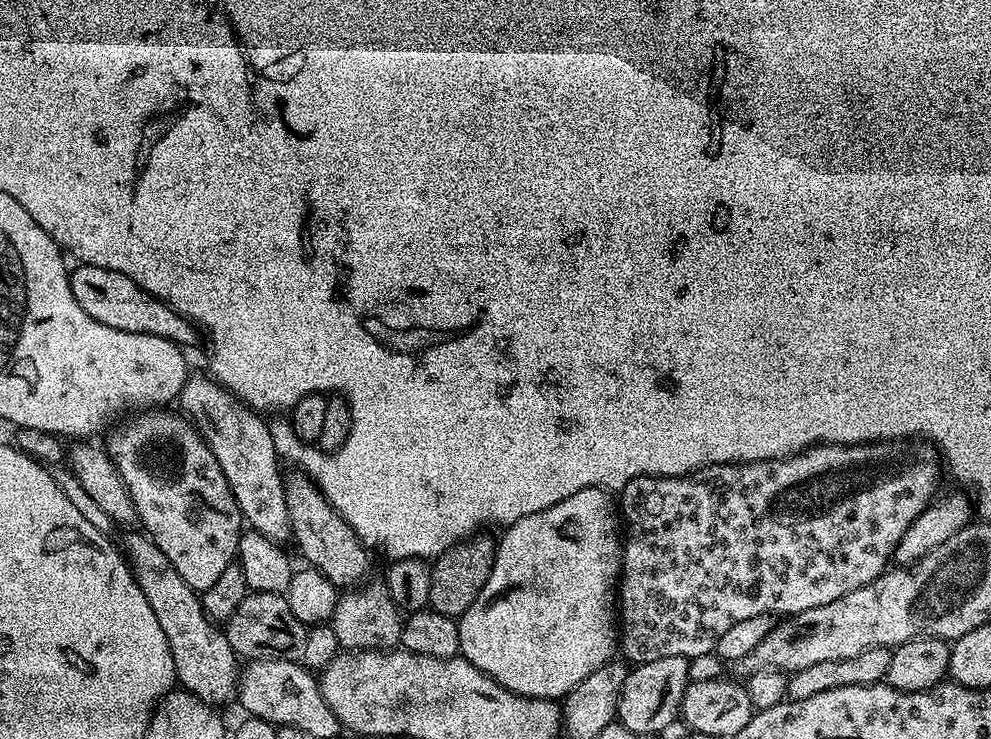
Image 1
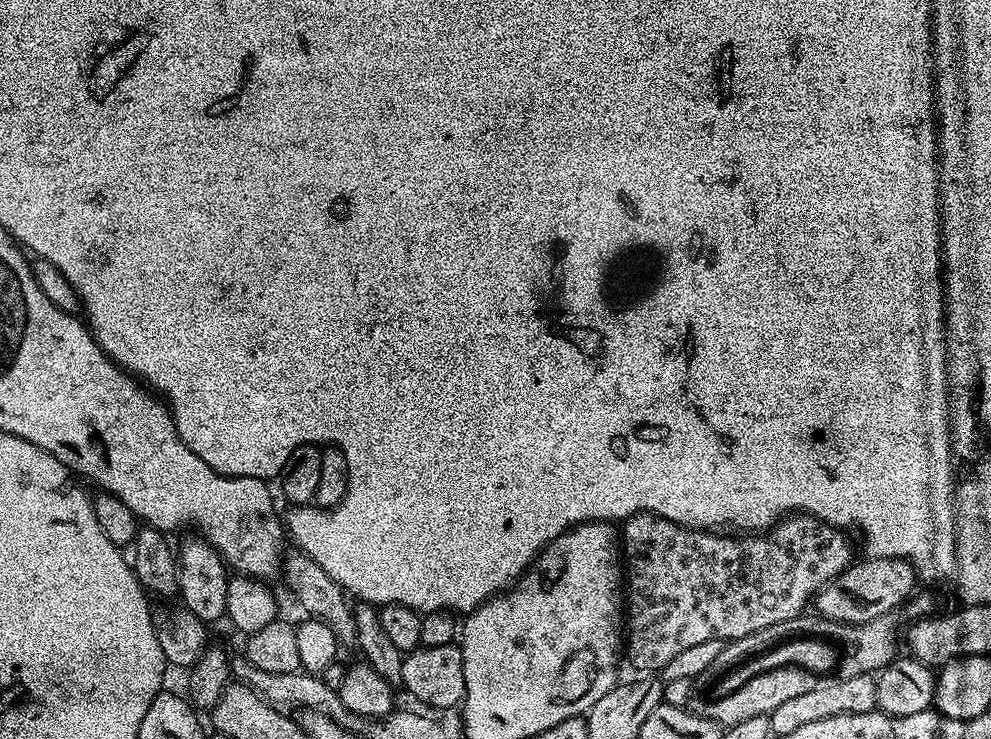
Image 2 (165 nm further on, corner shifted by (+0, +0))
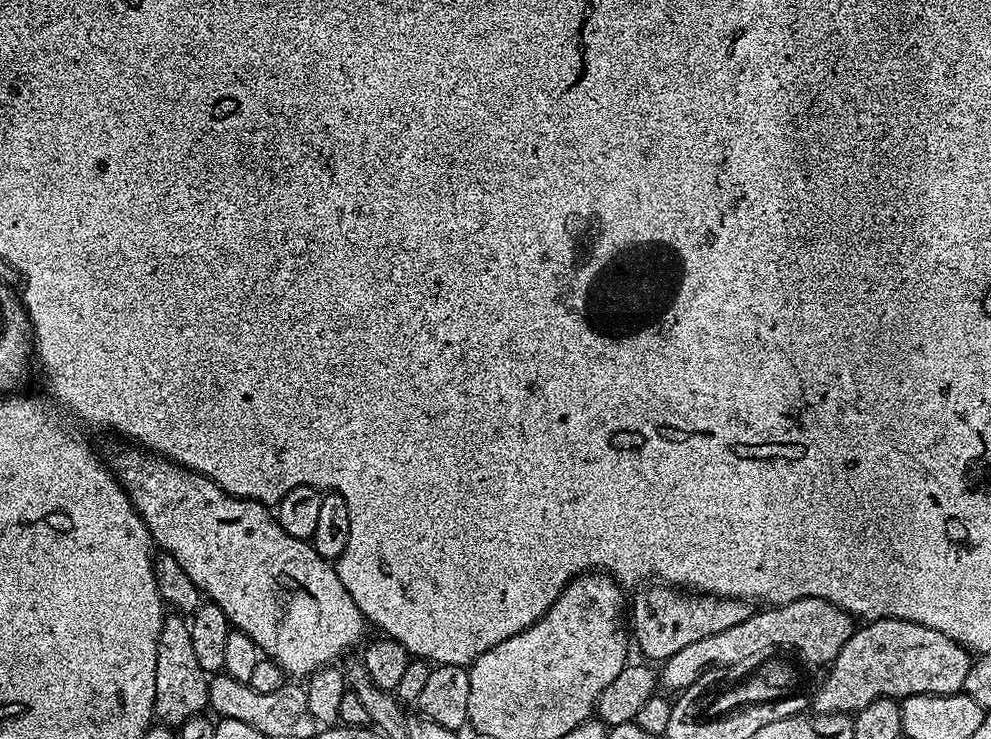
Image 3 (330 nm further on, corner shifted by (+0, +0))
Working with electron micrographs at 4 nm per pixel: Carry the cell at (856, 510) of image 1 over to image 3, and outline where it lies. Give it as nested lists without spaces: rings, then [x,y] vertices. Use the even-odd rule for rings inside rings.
[[[644,586],[637,592],[640,593],[630,600],[630,636],[635,647],[636,644],[640,647],[644,655],[641,657],[648,662],[666,661],[693,642],[710,638],[710,634],[719,634],[730,626],[738,626],[738,622],[746,622],[750,614],[747,600],[685,594],[672,586]]]

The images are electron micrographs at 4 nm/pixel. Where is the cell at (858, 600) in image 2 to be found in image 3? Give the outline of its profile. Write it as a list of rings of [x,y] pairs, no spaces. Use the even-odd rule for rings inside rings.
[[[798,598],[794,602],[764,606],[761,609],[761,612],[753,611],[749,614],[746,622],[738,622],[738,626],[730,626],[719,634],[710,634],[710,638],[702,638],[678,650],[678,654],[663,661],[658,672],[659,683],[663,687],[665,684],[669,693],[680,692],[690,687],[707,668],[728,668],[731,664],[744,664],[755,656],[763,657],[768,654],[763,652],[771,648],[793,648],[806,663],[828,666],[838,650],[846,646],[854,631],[853,617],[822,598]]]

